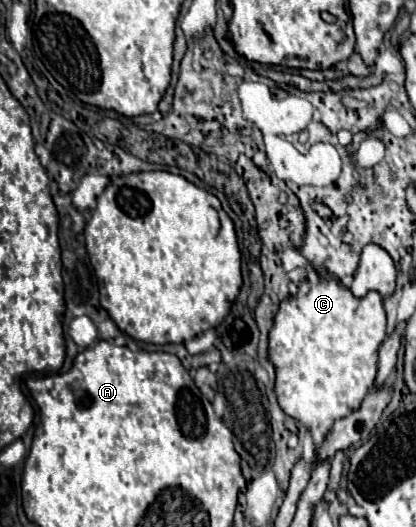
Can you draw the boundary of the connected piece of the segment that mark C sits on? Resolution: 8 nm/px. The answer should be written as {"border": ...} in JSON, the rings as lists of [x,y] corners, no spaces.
{"border":[[[325,274],[317,284],[303,280],[295,296],[281,302],[273,328],[269,330],[269,360],[275,366],[275,394],[279,406],[285,414],[303,422],[317,446],[321,446],[325,434],[331,430],[331,424],[337,418],[347,416],[351,410],[357,410],[365,394],[371,390],[377,374],[377,350],[385,338],[385,310],[381,294],[371,290],[365,298],[355,298],[349,288],[345,288],[337,278]]]}

